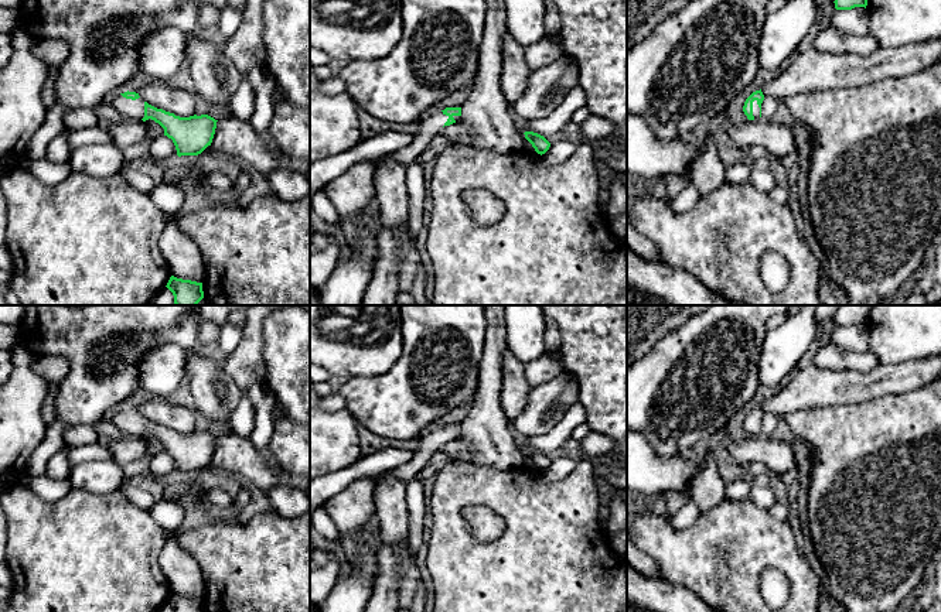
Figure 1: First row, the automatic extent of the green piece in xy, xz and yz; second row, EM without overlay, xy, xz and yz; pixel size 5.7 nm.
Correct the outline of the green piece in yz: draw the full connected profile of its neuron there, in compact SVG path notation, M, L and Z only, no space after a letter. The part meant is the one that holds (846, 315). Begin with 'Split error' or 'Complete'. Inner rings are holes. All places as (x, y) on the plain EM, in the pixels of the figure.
Complete. M841 305L835 315L836 326L852 326L867 322L872 305Z

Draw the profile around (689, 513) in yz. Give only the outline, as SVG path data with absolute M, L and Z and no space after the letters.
M693 500L688 502L685 506L682 506L675 514L669 517L671 524L676 530L685 530L691 527L698 519L700 513Z

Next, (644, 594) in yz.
M627 561L627 612L722 612L692 589L648 578Z

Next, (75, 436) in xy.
M71 425L64 431L64 441L67 447L82 447L98 442L98 435L91 425Z

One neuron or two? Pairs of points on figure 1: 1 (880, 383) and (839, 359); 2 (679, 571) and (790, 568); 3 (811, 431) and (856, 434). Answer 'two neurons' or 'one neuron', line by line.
1: two neurons
2: one neuron
3: one neuron

